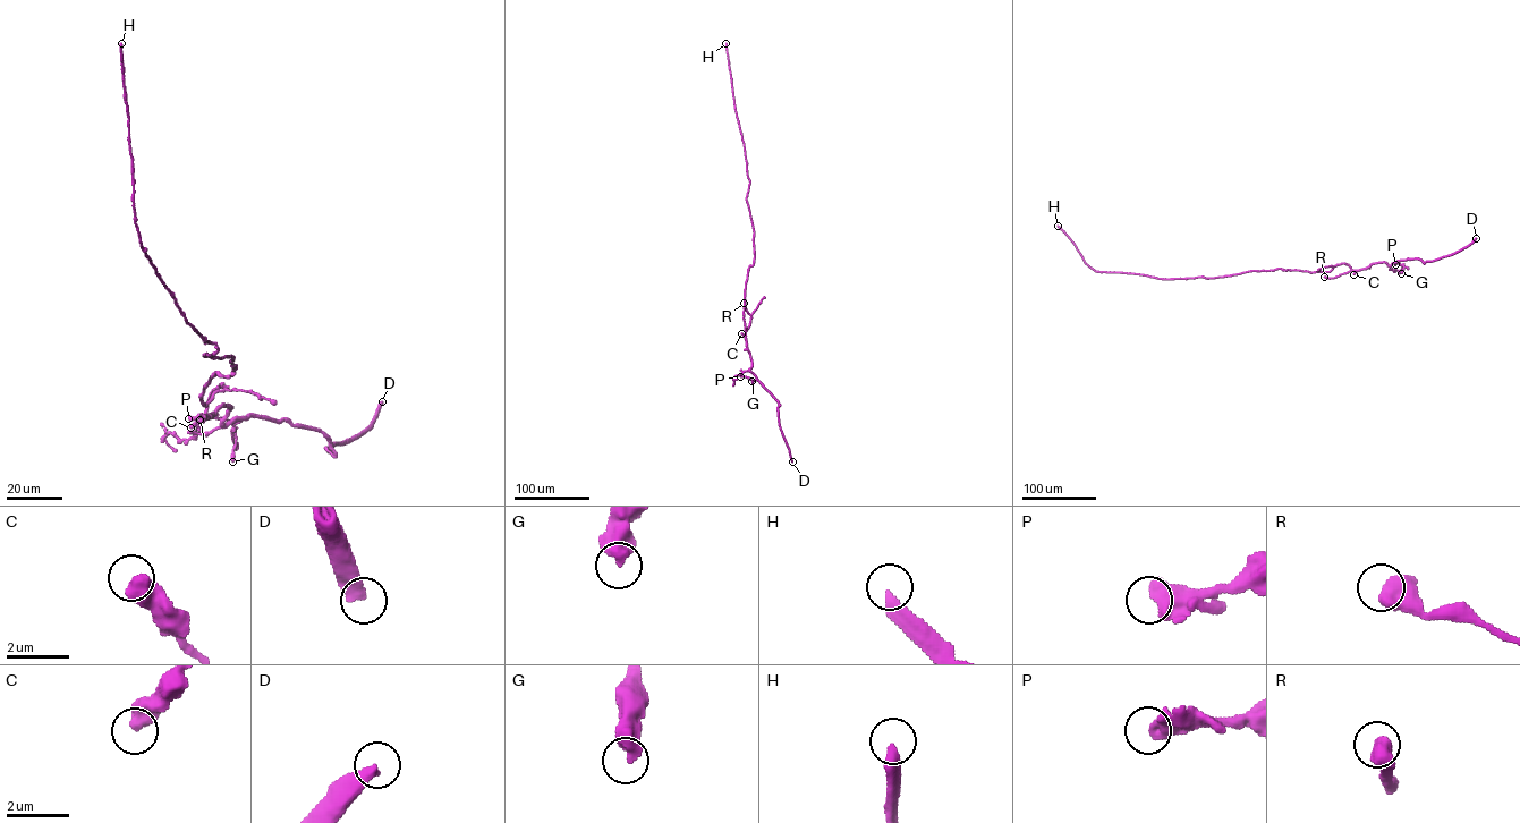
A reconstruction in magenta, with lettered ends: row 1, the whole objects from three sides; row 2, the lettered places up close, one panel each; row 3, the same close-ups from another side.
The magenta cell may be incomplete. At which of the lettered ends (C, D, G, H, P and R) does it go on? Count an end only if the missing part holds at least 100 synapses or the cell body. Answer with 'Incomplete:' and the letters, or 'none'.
Incomplete: H

